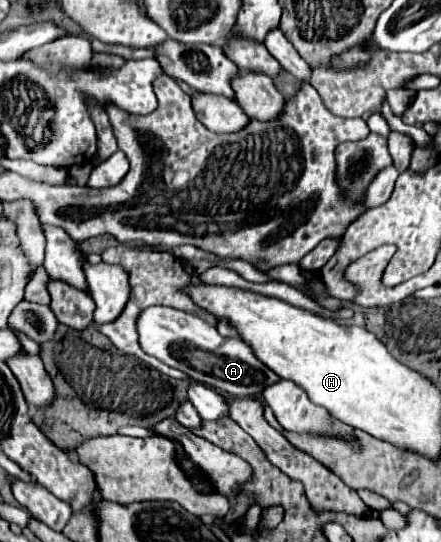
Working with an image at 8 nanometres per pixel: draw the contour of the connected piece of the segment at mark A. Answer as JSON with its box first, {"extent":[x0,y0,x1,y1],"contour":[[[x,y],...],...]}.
{"extent":[138,305,280,397],"contour":[[[164,305],[148,307],[140,313],[138,335],[142,349],[162,363],[184,371],[190,379],[210,385],[230,397],[248,397],[262,393],[266,387],[280,381],[280,377],[266,367],[242,339],[224,339],[218,329],[204,319]]]}

